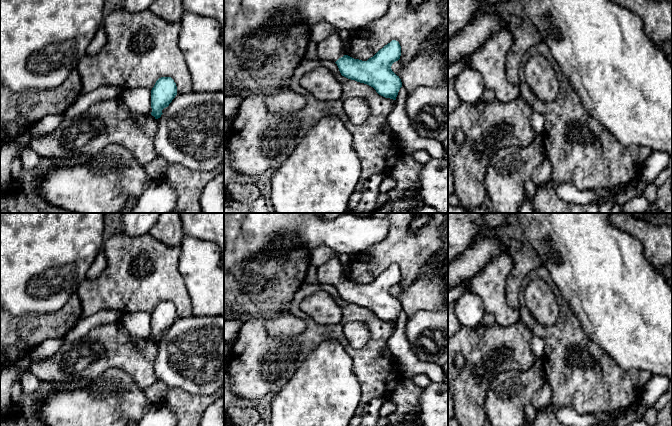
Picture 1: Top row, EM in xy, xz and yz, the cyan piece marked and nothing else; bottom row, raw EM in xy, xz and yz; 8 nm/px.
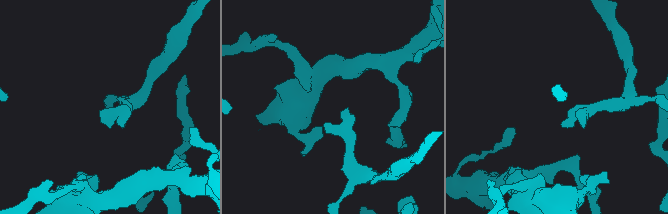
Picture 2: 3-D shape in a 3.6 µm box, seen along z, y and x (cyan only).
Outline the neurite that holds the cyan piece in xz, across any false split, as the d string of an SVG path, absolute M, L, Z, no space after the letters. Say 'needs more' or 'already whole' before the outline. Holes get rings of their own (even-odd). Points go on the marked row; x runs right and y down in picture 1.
needs more; M333 33L317 43L317 54L320 59L337 64L342 76L373 87L376 92L396 100L402 82L391 69L401 56L401 46L392 40L367 61L354 59L345 54L343 42Z

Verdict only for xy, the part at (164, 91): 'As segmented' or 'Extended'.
As segmented

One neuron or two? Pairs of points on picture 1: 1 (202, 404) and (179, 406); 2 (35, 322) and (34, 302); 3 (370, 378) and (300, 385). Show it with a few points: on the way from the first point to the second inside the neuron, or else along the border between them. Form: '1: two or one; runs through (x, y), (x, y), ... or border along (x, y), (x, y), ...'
1: one; runs through (196, 404), (194, 406), (185, 406)
2: two; border along (57, 311), (24, 312), (18, 315), (10, 313)
3: two; border along (351, 356), (352, 372), (360, 388), (359, 402)

